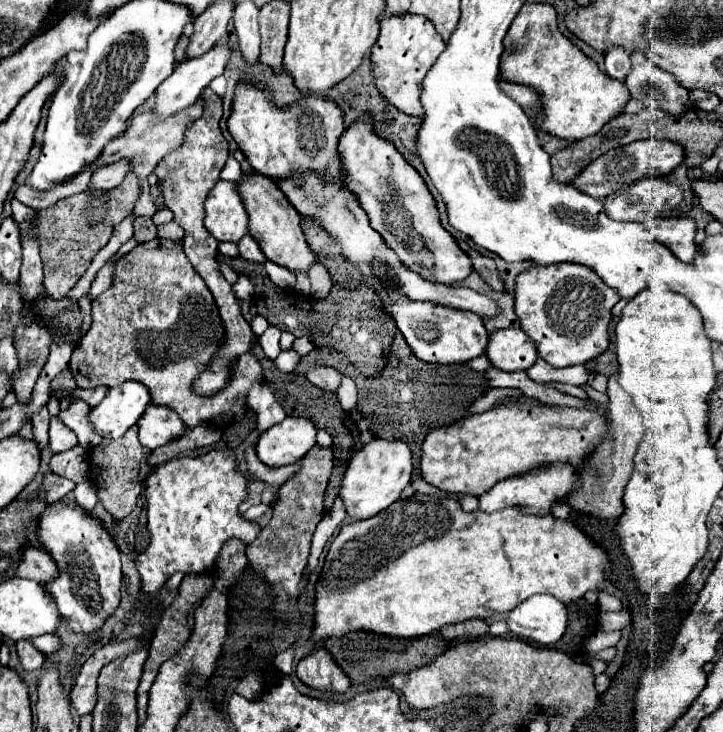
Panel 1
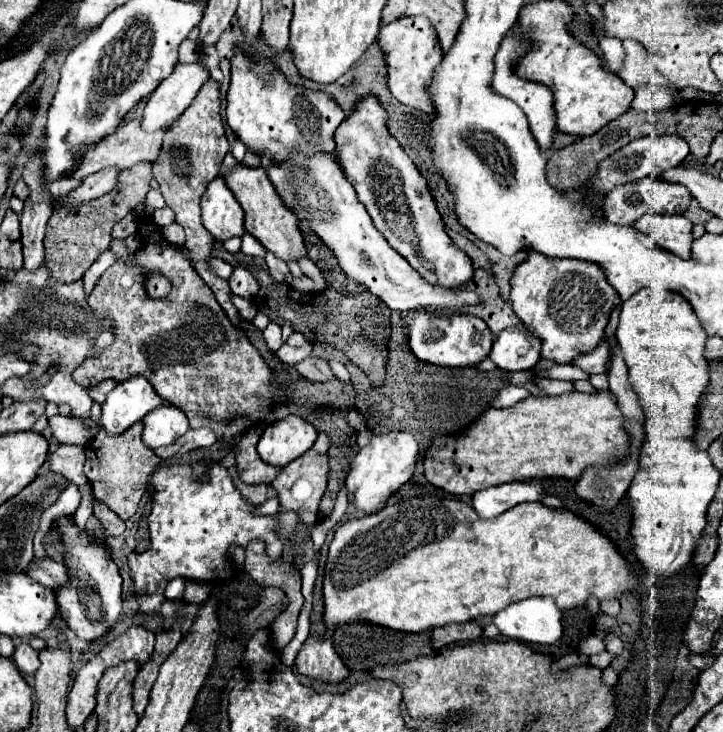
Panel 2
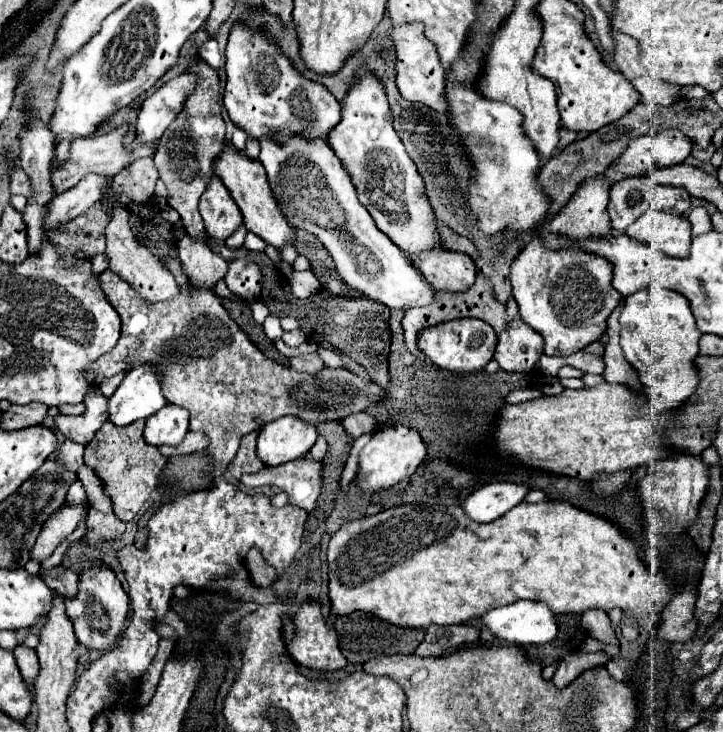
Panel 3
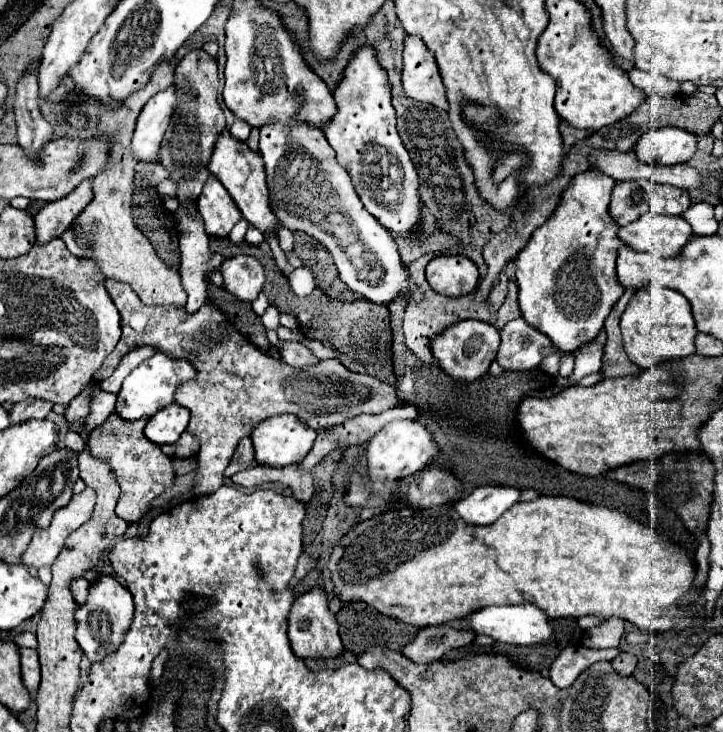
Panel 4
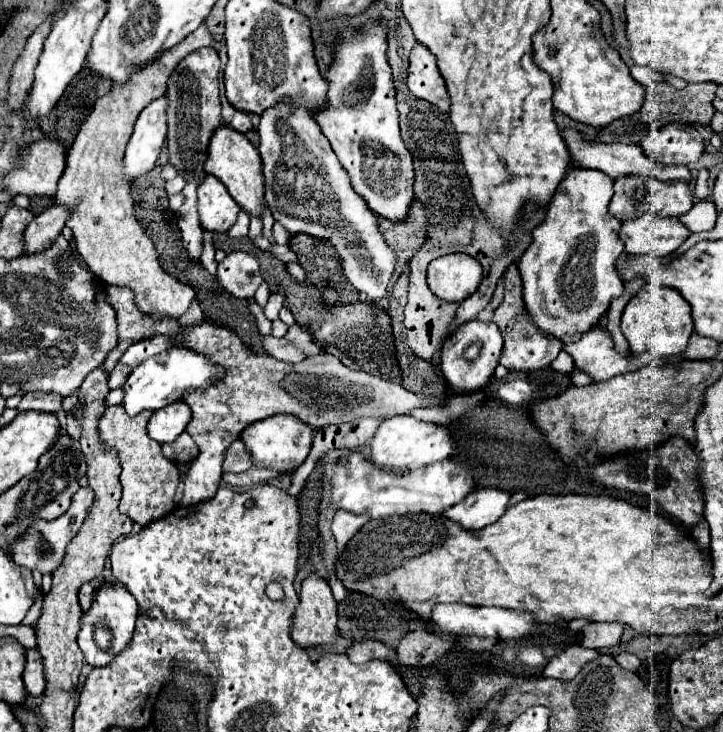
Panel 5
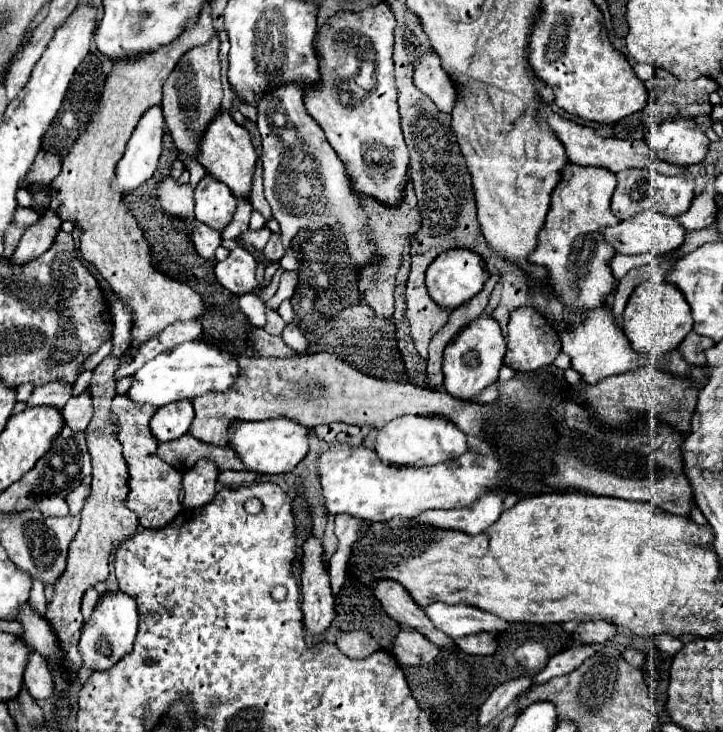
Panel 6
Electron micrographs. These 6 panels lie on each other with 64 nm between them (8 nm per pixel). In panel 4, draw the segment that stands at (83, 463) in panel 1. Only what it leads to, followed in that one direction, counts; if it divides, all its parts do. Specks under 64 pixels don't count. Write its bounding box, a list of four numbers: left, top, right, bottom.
[64,430,84,456]

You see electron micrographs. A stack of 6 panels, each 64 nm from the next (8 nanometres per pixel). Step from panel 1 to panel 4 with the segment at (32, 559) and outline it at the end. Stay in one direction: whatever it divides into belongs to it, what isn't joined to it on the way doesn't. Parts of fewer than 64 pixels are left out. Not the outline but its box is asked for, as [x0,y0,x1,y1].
[72,578,90,604]

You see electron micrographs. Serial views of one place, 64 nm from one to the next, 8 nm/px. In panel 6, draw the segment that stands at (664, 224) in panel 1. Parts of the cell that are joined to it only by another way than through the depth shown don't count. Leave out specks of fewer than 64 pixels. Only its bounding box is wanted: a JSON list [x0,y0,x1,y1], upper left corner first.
[604,210,684,256]

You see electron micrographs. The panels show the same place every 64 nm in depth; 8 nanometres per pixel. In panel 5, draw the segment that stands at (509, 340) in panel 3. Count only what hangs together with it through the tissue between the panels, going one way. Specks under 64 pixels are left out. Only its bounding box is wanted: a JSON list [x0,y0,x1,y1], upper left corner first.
[500,314,562,370]

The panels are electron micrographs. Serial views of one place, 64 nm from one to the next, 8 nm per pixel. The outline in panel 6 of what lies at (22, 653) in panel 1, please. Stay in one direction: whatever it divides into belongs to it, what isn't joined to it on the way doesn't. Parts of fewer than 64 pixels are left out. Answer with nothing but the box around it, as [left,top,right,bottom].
[24,652,54,700]

